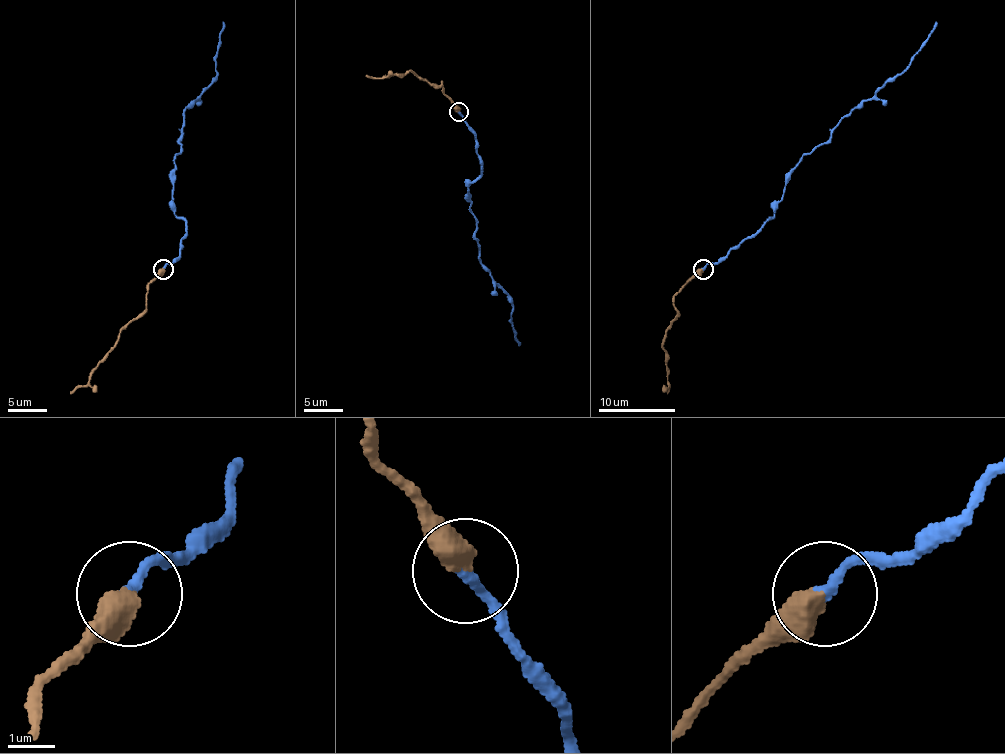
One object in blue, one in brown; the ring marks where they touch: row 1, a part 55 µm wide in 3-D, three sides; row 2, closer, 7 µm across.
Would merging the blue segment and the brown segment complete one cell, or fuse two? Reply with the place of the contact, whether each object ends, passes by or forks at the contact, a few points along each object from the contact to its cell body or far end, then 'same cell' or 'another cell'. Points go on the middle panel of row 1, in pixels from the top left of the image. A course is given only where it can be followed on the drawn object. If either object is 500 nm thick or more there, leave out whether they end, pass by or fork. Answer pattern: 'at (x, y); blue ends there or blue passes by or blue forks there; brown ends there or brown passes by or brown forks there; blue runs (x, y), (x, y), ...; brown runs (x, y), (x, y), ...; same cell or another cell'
at (458, 111); blue runs (458, 111), (475, 134), (481, 163), (468, 194), (479, 260), (512, 304), (510, 323), (518, 345); brown runs (458, 111), (443, 93), (443, 82), (431, 86), (412, 70), (381, 78), (365, 76); same cell

